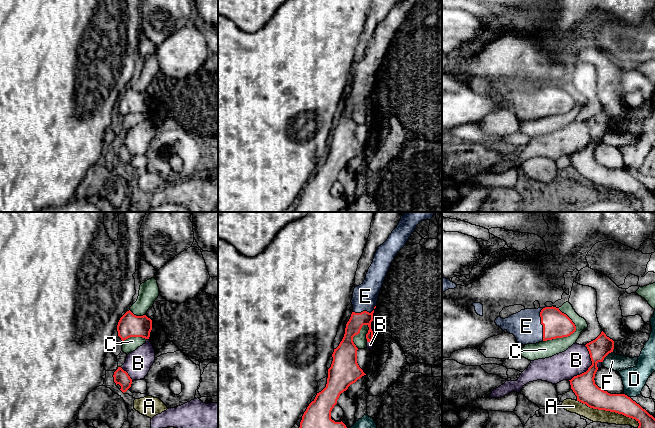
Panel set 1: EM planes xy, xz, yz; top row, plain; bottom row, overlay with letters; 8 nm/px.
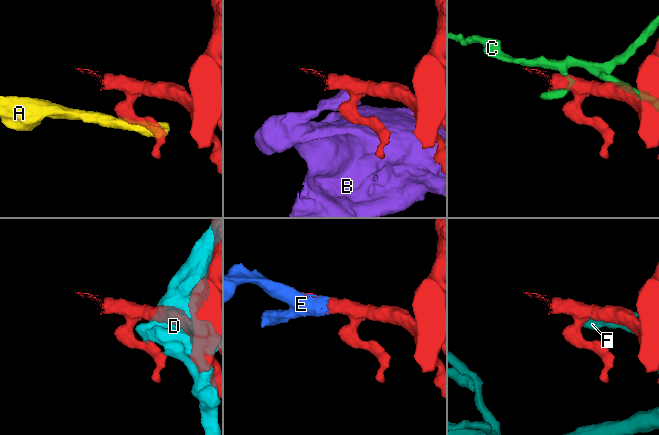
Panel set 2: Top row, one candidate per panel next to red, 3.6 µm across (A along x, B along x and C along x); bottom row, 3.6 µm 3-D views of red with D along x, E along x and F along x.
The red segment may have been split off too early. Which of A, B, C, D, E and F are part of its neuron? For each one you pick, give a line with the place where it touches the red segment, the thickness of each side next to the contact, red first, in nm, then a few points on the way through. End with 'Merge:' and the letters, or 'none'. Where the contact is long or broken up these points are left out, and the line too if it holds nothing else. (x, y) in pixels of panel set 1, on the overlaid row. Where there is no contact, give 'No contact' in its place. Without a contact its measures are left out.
E: Touches red at yz (541, 323). Thickness 220 nm (red) against 240 nm
Merge: E

